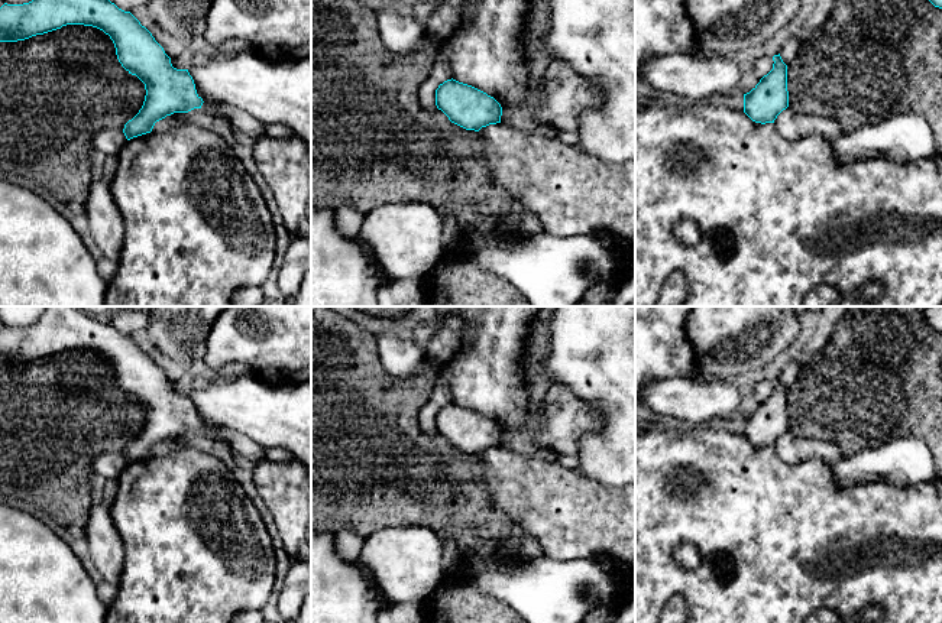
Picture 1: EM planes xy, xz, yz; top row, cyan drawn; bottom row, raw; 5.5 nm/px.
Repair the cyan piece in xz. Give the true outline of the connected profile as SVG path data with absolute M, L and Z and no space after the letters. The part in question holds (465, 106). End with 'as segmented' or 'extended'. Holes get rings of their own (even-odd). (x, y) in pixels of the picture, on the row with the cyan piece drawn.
M453 78L436 90L436 106L451 123L466 130L479 132L501 123L502 107L493 97Z | as segmented

